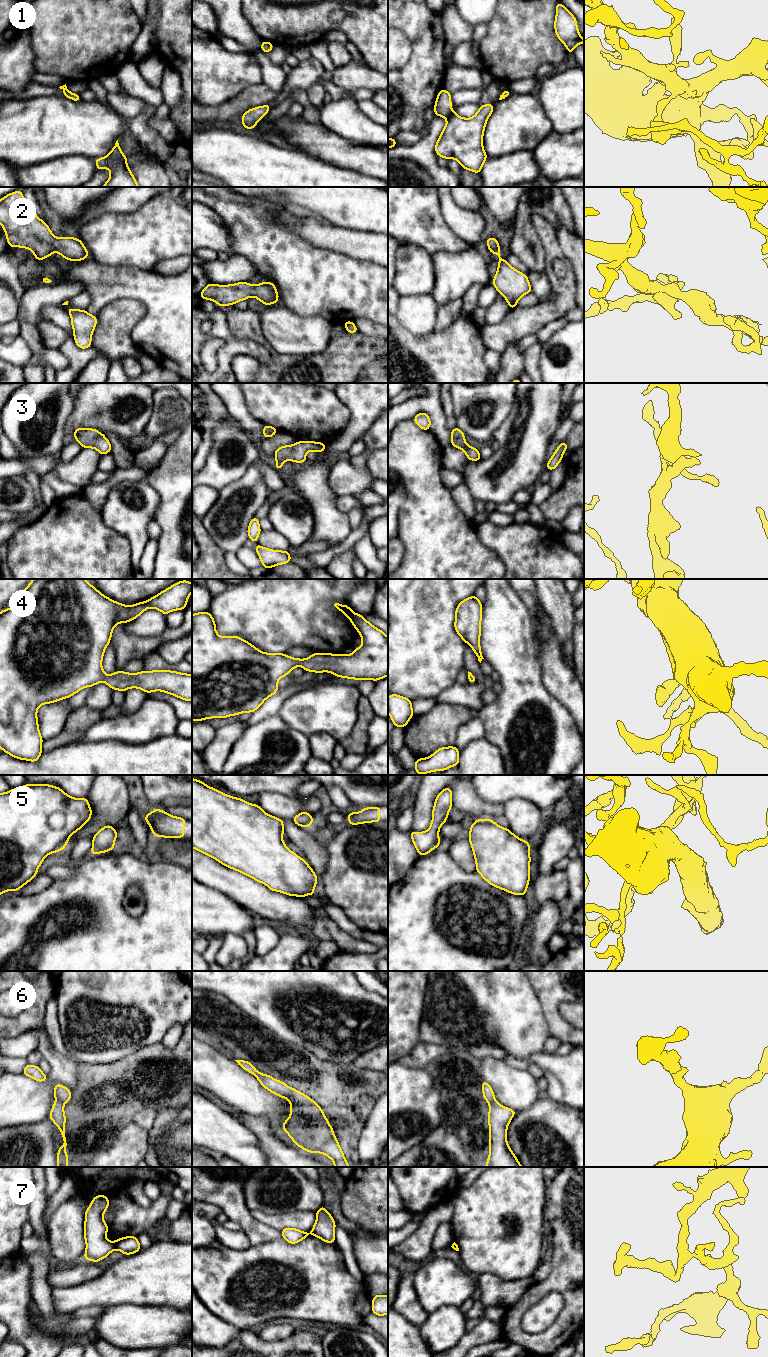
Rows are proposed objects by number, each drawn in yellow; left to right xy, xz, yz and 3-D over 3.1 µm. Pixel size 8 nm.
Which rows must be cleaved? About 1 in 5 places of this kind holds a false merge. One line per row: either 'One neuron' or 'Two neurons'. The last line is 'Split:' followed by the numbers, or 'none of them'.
1: One neuron
2: One neuron
3: One neuron
4: One neuron
5: One neuron
6: One neuron
7: Two neurons
Split: 7

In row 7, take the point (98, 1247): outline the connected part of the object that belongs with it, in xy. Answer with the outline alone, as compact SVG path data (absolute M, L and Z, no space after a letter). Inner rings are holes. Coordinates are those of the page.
M97 1195L85 1211L83 1234L86 1242L84 1254L86 1260L97 1263L115 1250L115 1242L106 1238L109 1228L103 1219L103 1215L108 1206L109 1198L105 1195Z

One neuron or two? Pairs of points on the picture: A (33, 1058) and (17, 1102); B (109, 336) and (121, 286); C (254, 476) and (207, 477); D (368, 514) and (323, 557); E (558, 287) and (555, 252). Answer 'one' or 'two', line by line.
A: two
B: two
C: two
D: one
E: one

